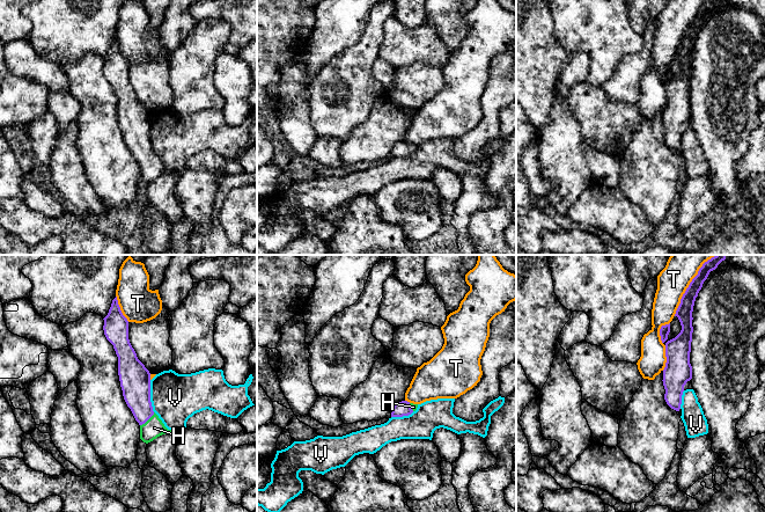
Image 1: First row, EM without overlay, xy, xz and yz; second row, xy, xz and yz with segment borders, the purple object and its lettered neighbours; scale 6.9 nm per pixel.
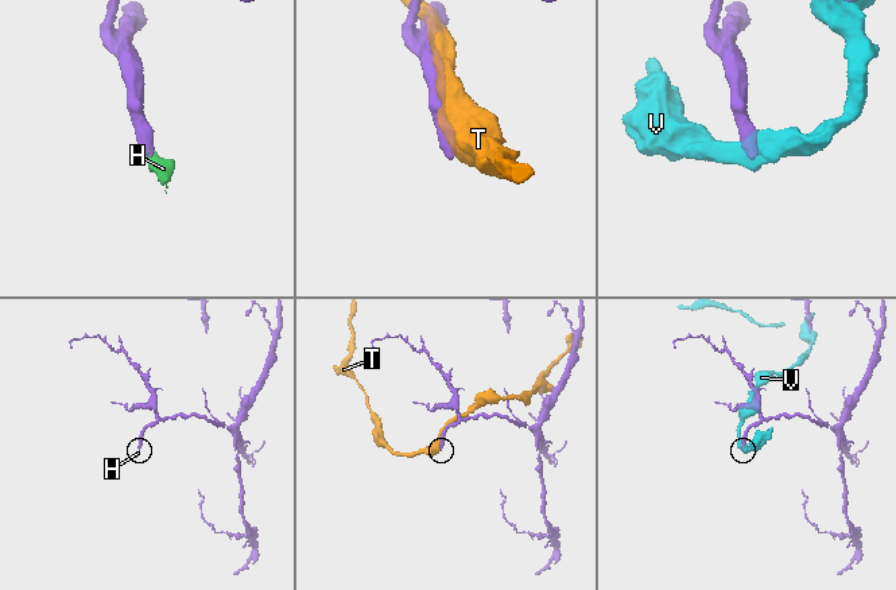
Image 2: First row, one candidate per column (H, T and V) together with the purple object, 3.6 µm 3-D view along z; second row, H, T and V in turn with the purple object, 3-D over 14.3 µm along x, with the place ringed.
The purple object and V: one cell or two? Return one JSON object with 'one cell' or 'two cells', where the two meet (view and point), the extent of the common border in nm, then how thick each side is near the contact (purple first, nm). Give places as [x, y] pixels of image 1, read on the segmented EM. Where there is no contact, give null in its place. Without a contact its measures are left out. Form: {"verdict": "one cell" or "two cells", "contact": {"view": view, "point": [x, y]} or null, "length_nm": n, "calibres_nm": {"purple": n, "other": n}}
{"verdict": "two cells", "contact": {"view": "xy", "point": [149, 396]}, "length_nm": 220, "calibres_nm": {"purple": 220, "other": 340}}

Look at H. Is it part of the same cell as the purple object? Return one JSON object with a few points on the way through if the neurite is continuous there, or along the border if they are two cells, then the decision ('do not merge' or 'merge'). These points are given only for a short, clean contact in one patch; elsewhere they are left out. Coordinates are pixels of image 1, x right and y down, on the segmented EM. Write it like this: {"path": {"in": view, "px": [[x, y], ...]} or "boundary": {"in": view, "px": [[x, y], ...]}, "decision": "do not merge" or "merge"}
{"path": {"in": "xy", "px": [[135, 386], [139, 403], [147, 419], [154, 428]]}, "decision": "merge"}

